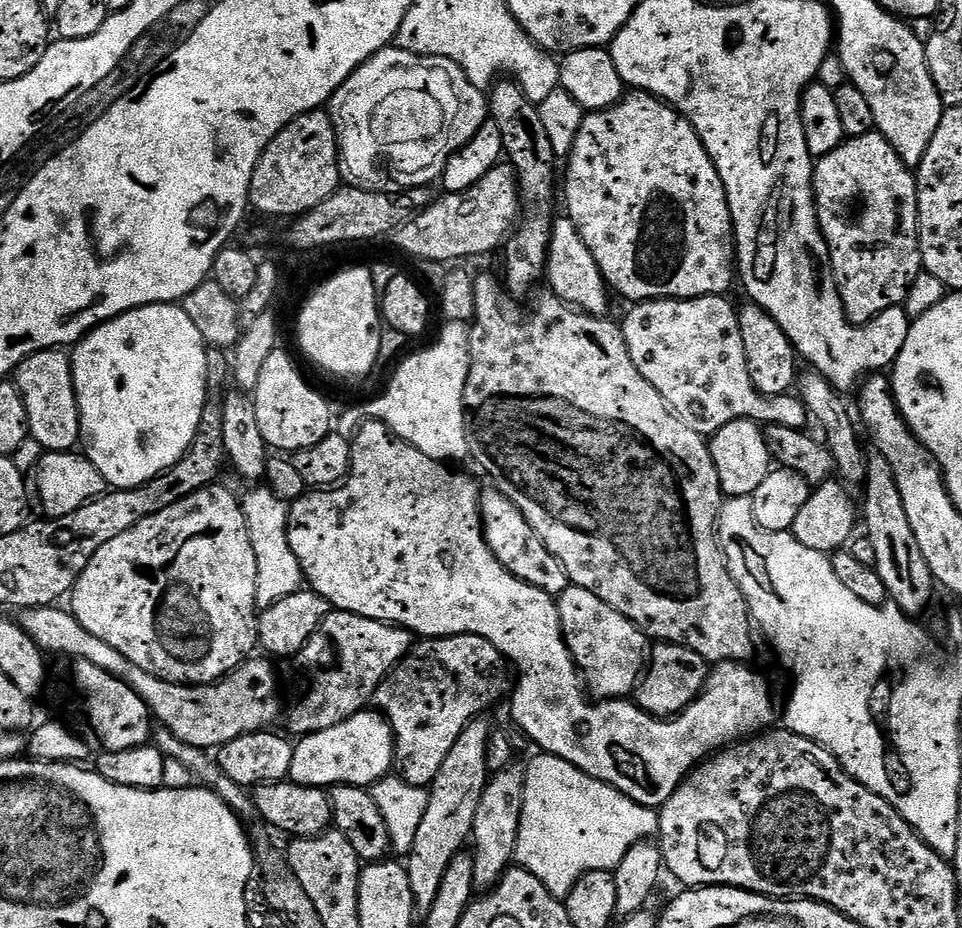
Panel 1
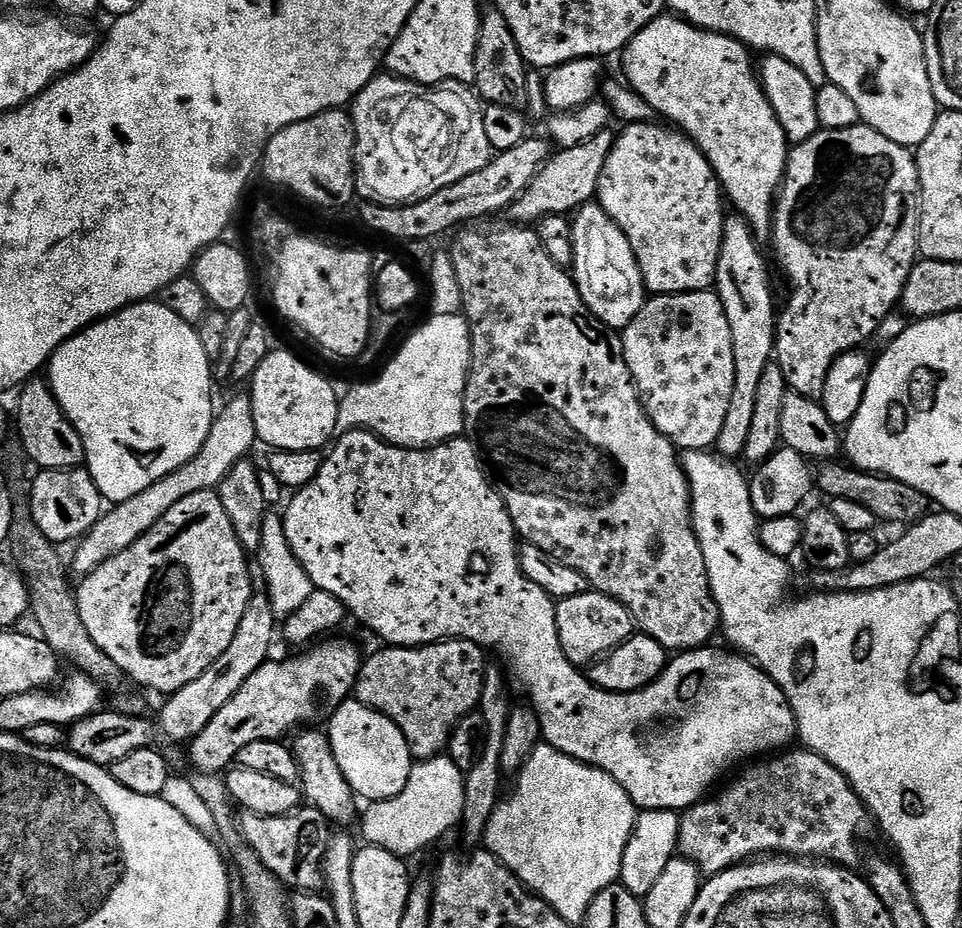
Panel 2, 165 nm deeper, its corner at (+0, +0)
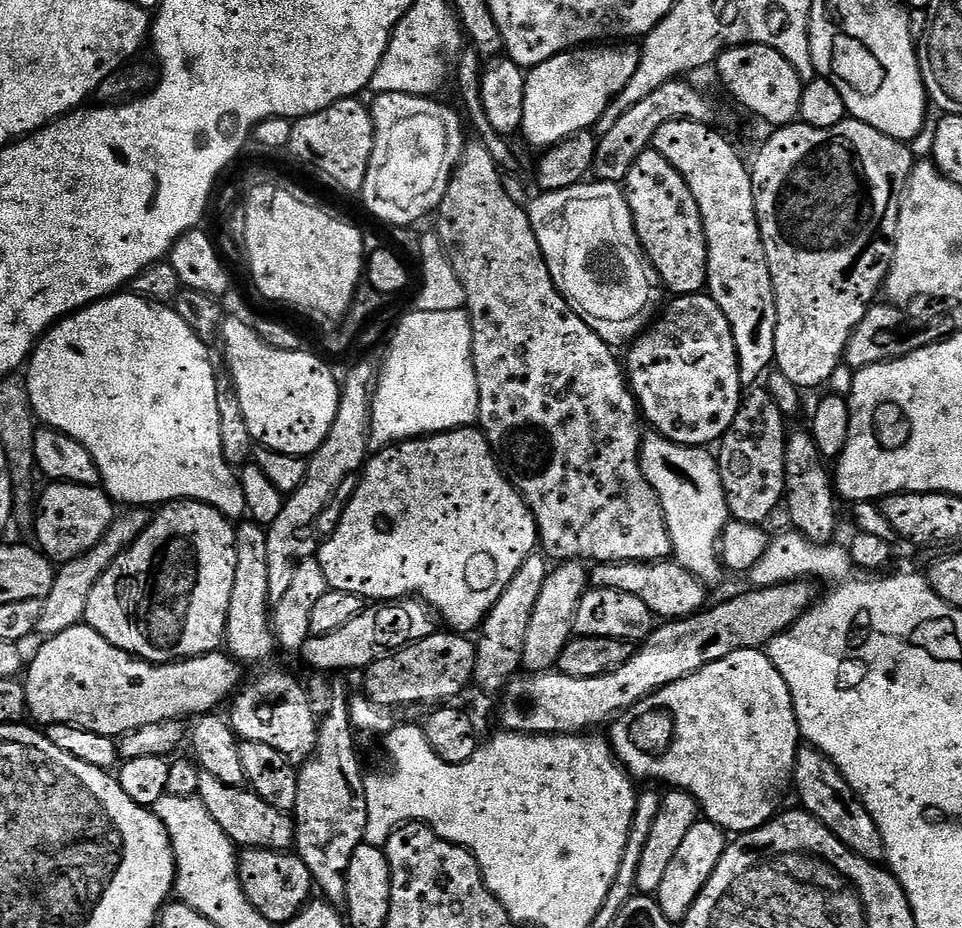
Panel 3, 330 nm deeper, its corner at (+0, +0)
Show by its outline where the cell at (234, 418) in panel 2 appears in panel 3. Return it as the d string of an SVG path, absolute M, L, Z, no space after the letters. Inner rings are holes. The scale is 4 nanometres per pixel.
M132 506L121 511L106 530L106 534L90 551L56 568L54 586L50 586L46 606L42 606L42 614L36 623L36 632L42 634L41 637L57 636L62 634L62 630L70 630L75 624L83 621L90 590L94 590L98 578L102 578L104 571L143 534L149 519L149 509L144 506Z

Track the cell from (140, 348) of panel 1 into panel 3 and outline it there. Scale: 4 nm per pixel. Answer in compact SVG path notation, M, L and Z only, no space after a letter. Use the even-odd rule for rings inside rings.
M131 294L105 296L104 299L97 300L94 304L87 304L80 311L56 321L37 340L26 364L32 411L36 413L36 419L41 425L57 428L63 436L74 438L88 451L100 471L100 484L113 501L121 505L124 503L124 506L153 506L152 504L163 506L172 503L173 500L197 500L218 510L229 520L239 521L241 519L239 516L243 517L247 513L246 497L240 485L239 475L234 471L233 465L226 462L222 454L222 438L218 434L218 390L216 389L218 373L212 365L211 358L208 357L208 352L210 352L209 345L202 343L198 334L194 334L194 330L190 330L190 326L186 326L186 322L182 322L182 318L178 318L178 314L173 312L171 307L153 304L150 300Z

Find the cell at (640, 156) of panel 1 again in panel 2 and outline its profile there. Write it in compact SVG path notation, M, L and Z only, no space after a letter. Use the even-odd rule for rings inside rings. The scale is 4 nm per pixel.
M660 122L629 124L621 136L613 139L596 194L606 214L610 214L626 234L649 293L702 292L711 289L716 279L720 247L724 241L726 200L716 172L704 153L683 132L663 126L668 127Z

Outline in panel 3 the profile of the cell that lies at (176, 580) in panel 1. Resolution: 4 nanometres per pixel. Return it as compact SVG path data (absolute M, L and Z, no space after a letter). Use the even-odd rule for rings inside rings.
M173 500L159 509L160 512L149 519L143 534L114 561L98 578L94 590L90 590L90 599L86 602L86 614L83 623L102 634L106 642L118 646L118 650L126 650L139 660L147 660L149 664L174 664L177 660L193 660L196 656L207 656L217 651L225 643L224 630L230 610L230 594L234 594L234 566L236 565L236 528L233 521L214 510L208 504L197 500Z

